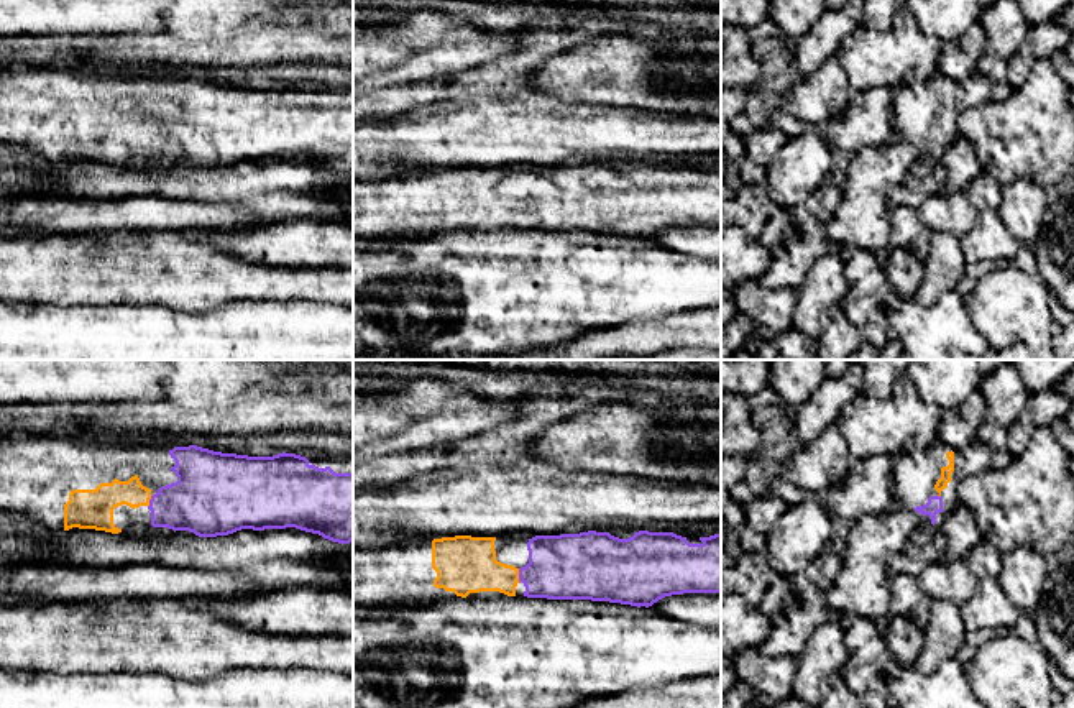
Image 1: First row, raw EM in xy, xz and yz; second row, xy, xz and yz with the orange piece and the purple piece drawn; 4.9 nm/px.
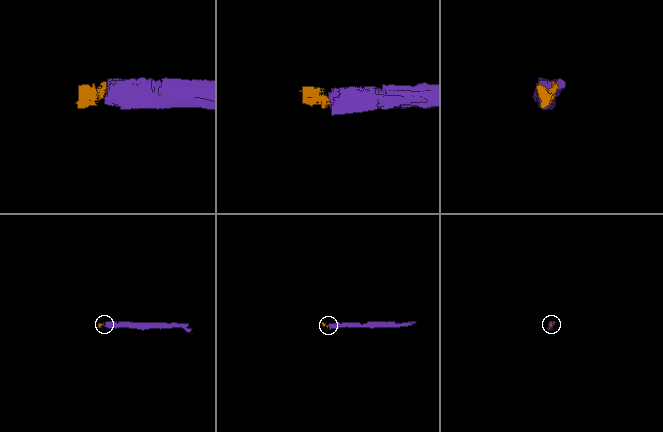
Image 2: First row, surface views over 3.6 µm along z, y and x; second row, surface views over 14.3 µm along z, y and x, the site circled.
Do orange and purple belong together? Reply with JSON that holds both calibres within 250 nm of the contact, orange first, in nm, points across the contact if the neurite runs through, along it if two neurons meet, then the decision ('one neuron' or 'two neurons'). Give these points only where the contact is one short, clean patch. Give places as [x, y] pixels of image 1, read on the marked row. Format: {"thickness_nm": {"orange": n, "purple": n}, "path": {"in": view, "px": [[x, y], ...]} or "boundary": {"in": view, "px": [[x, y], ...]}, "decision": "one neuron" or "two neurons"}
{"thickness_nm": {"orange": 280, "purple": 320}, "path": {"in": "xz", "px": [[468, 564], [490, 575], [518, 575], [547, 575], [560, 567]]}, "decision": "one neuron"}

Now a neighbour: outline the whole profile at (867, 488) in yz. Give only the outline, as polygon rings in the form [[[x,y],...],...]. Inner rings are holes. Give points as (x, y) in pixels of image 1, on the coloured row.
[[[851,457],[851,468],[834,486],[819,494],[829,514],[857,521],[898,506],[895,498],[893,457]]]

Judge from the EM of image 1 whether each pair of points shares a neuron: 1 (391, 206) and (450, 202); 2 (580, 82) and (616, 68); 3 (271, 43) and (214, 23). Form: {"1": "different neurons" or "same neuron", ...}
{"1": "same neuron", "2": "same neuron", "3": "different neurons"}

